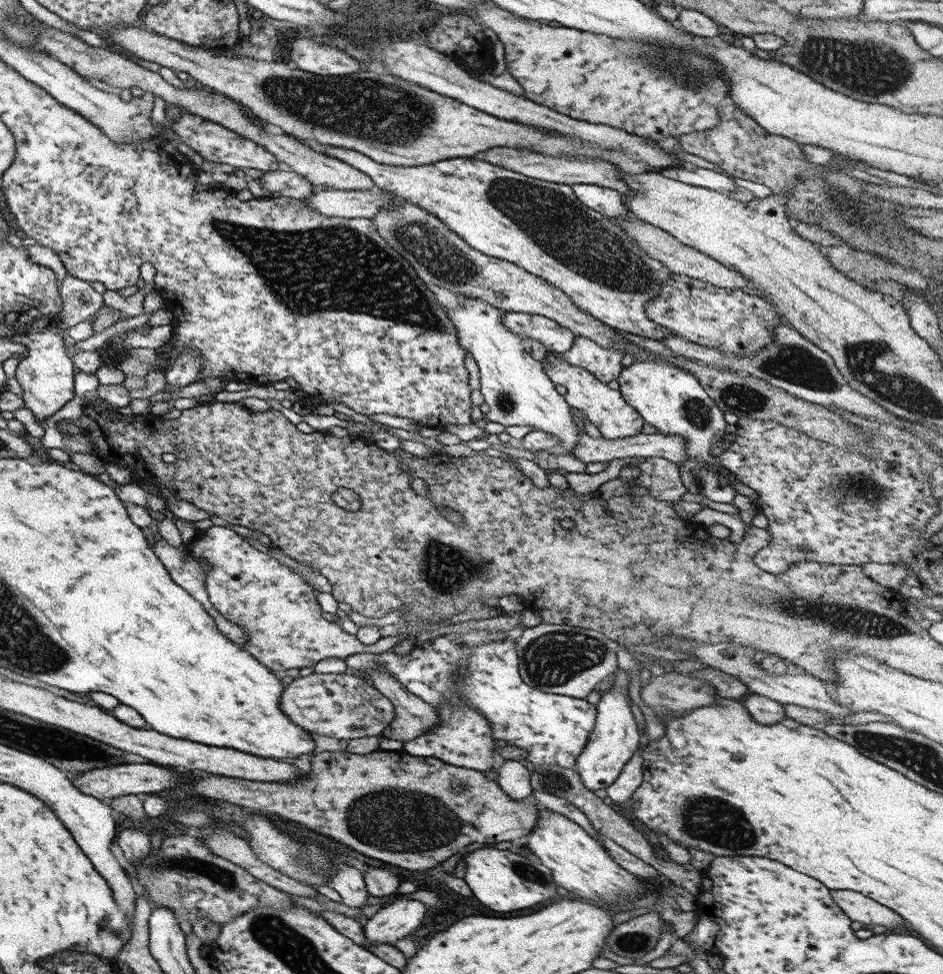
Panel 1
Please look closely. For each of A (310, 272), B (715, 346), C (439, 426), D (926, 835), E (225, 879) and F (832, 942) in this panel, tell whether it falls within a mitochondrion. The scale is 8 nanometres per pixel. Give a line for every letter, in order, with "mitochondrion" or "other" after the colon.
A: mitochondrion
B: other
C: other
D: other
E: mitochondrion
F: other

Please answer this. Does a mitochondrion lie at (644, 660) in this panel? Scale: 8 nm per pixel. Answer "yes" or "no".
no

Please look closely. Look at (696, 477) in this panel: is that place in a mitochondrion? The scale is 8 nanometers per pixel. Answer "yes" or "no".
yes

